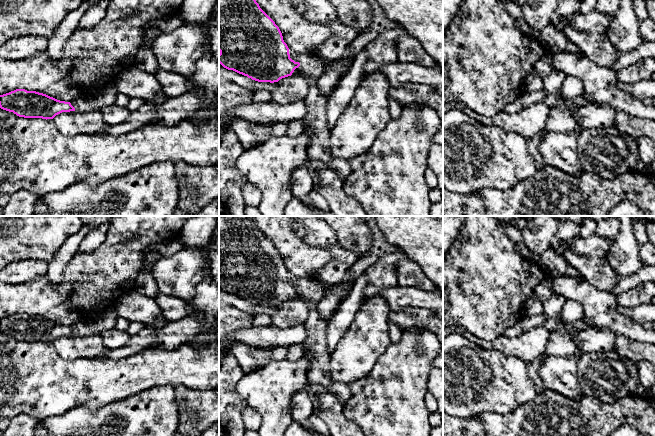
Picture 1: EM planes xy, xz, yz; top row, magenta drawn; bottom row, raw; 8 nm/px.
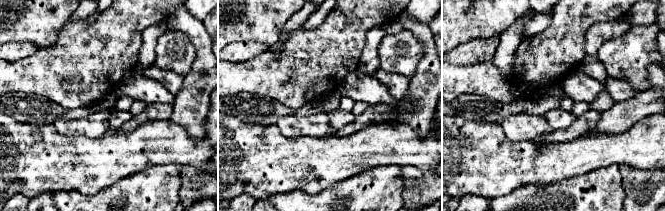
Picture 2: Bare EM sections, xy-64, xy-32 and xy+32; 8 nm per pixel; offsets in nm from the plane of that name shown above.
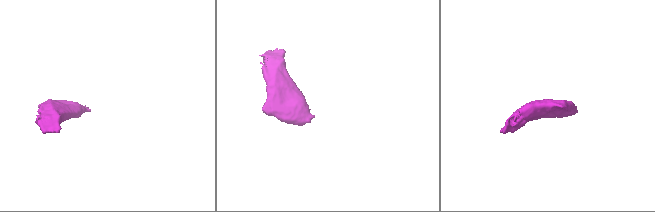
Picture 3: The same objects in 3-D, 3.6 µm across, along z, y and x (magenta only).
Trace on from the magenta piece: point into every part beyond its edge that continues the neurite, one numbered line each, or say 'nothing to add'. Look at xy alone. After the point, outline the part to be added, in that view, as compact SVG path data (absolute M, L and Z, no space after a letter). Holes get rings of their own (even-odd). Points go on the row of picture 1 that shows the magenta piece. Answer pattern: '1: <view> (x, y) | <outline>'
1: xy (105, 96) | M109 83L96 92L82 96L70 103L79 112L101 110L106 106L115 104L117 94L118 91L115 88L115 84Z

